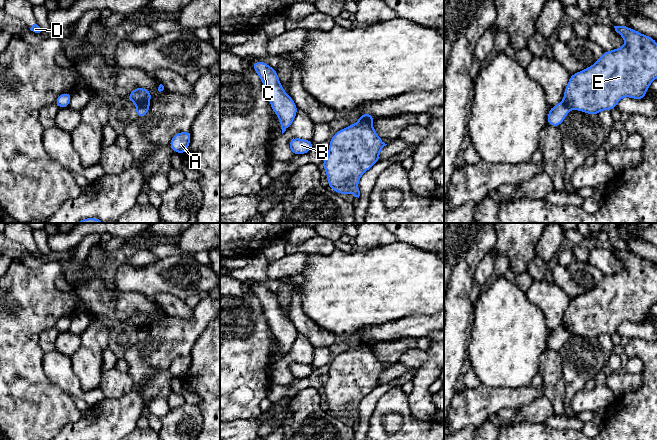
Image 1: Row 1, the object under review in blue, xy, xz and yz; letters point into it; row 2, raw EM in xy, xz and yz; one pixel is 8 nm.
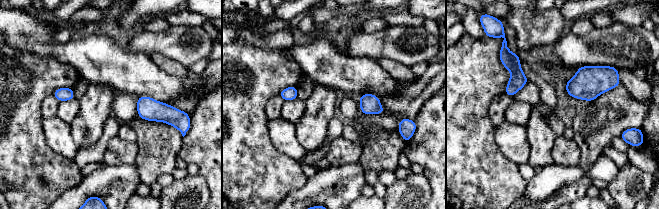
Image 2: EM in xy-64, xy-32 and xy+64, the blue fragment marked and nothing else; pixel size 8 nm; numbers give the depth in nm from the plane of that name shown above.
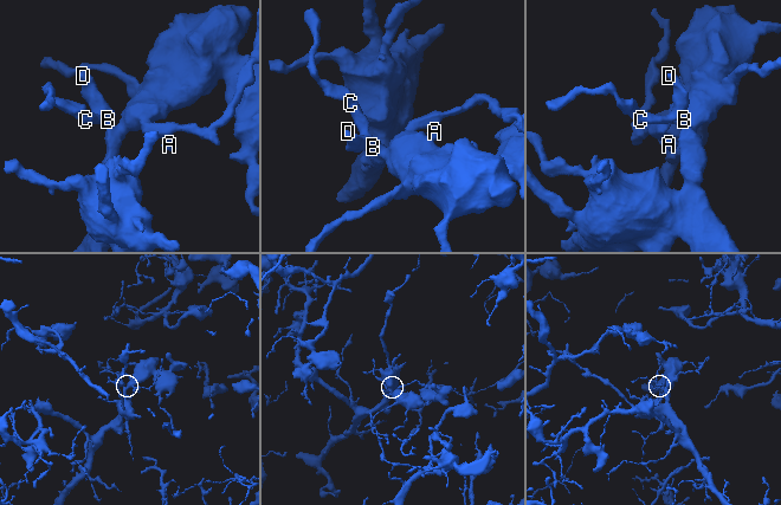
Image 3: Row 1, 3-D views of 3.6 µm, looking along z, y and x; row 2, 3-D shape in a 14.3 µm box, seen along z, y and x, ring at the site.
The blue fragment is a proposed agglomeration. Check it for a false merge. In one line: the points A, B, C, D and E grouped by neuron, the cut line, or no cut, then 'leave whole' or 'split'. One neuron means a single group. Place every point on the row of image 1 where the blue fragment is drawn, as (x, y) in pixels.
A / B C D E | xy (148, 101), (136, 105) | split

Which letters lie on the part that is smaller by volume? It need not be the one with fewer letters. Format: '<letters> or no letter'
A

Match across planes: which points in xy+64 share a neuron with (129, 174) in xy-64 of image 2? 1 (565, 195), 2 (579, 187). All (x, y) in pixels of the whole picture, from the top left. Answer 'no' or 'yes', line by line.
1: yes
2: yes

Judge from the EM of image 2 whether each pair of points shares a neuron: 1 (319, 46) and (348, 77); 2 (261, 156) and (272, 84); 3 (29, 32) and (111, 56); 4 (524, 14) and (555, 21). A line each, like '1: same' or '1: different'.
1: same
2: same
3: same
4: same

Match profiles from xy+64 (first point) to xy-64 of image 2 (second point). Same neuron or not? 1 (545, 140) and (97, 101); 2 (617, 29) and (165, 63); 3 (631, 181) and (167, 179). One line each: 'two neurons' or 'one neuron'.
1: one neuron
2: two neurons
3: two neurons

